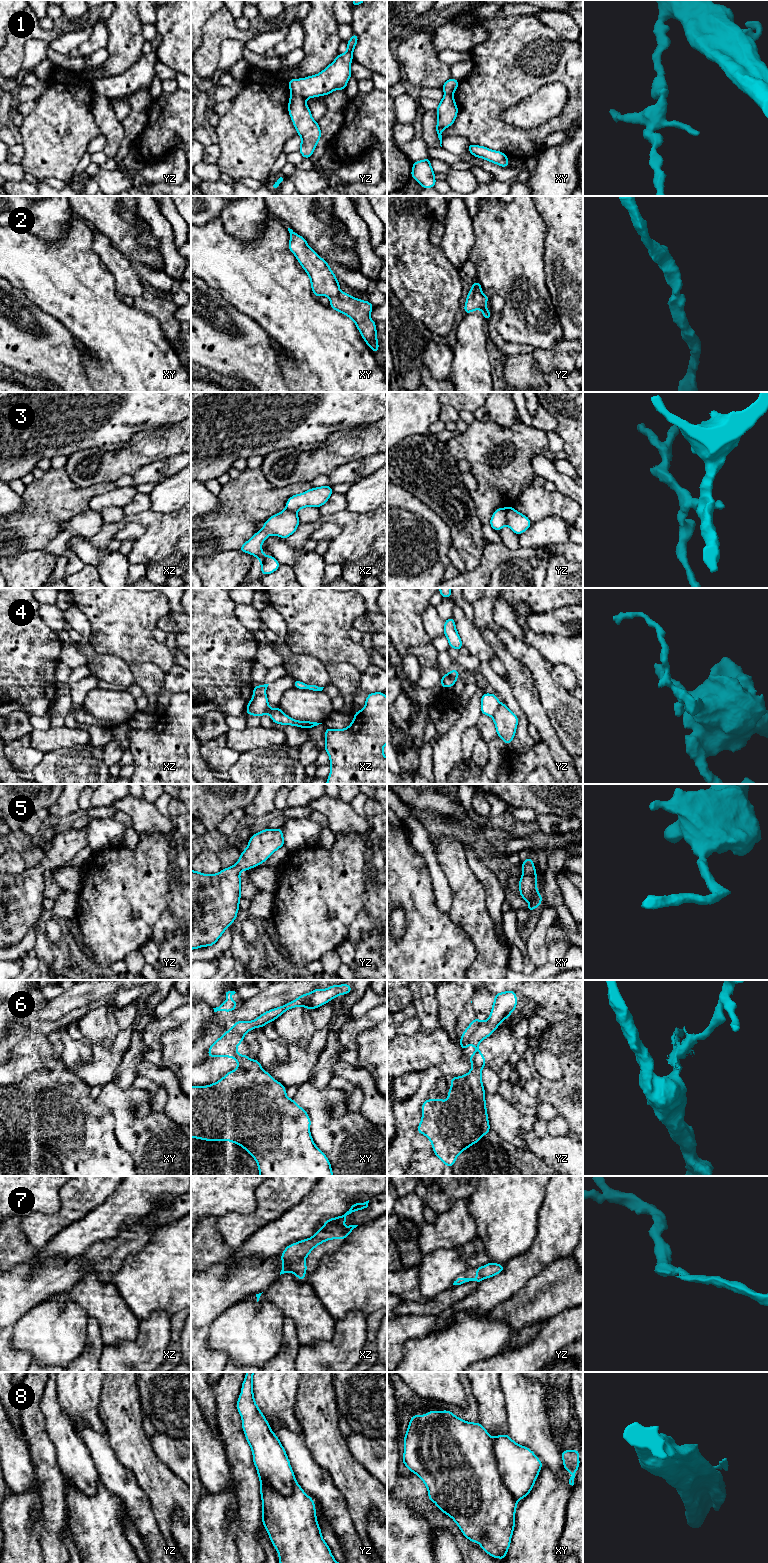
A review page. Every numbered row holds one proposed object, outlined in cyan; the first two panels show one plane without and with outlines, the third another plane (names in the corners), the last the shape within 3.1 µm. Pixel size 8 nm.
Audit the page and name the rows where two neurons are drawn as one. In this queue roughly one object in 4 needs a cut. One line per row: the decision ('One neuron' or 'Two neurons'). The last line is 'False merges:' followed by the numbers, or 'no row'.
1: Two neurons
2: One neuron
3: Two neurons
4: Two neurons
5: One neuron
6: One neuron
7: One neuron
8: One neuron
False merges: 1, 3, 4

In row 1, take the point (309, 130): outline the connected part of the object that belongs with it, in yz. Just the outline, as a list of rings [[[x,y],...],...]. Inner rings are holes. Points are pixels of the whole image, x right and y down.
[[[291,93],[288,111],[297,134],[301,136],[299,152],[304,159],[310,158],[321,138],[319,124],[312,118],[310,108],[300,95]]]

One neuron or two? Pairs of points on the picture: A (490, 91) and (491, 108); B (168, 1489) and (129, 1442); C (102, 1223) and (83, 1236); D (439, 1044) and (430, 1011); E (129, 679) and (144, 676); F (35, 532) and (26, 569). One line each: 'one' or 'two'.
A: one
B: one
C: one
D: two
E: two
F: two

